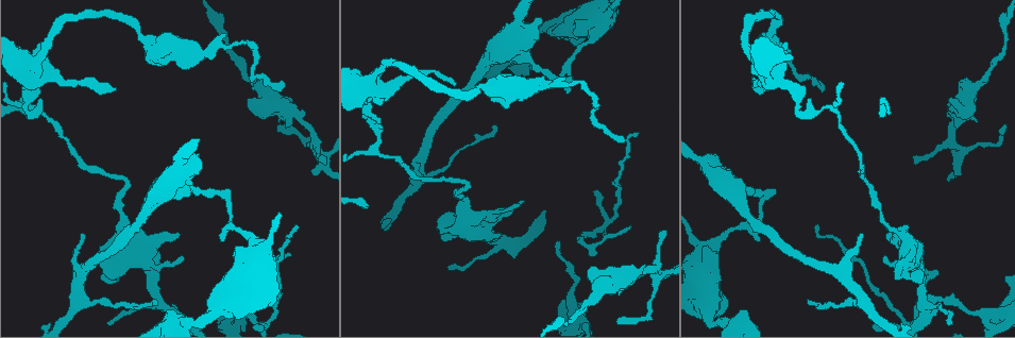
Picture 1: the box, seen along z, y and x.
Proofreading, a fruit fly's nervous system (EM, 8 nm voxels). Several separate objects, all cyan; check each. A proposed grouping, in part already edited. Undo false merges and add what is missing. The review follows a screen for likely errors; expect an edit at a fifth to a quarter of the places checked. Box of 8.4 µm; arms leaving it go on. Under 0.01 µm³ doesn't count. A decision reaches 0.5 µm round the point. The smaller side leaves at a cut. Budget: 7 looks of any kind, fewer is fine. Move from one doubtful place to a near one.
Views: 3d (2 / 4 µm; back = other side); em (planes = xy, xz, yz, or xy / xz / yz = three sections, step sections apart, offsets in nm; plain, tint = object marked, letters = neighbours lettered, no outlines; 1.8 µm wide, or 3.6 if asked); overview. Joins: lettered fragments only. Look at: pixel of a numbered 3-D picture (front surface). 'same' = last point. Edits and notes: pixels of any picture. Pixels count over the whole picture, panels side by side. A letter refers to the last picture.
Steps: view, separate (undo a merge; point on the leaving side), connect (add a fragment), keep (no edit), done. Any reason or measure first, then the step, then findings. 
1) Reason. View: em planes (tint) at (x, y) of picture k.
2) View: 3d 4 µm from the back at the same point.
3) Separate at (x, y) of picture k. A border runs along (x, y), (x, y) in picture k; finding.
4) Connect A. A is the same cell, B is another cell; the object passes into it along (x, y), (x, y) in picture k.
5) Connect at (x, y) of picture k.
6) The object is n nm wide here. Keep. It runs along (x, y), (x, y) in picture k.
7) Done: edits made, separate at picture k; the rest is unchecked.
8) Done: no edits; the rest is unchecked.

Sharp bend. View: 3d 2 µm at (372, 78) of picture 1.

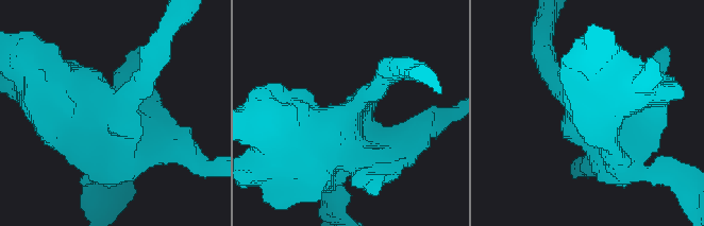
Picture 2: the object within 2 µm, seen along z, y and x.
Shape alone is not enough. View: em planes (plain) at (342, 121) of picture 2.

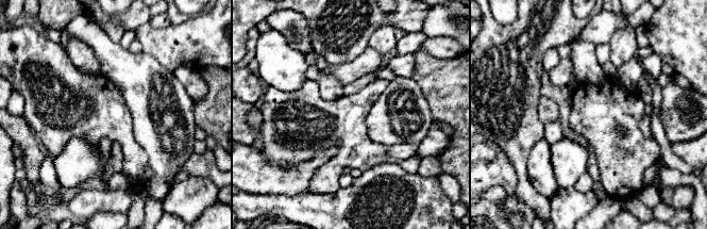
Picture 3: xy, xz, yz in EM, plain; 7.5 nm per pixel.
What lies round it. View: em planes (letters) at the same point.

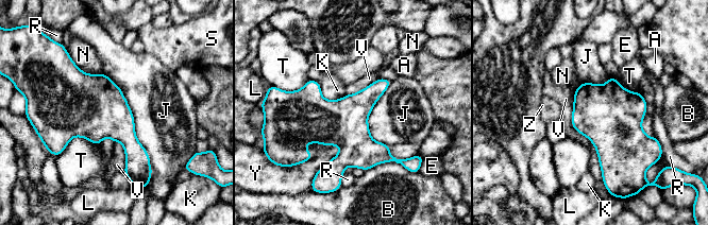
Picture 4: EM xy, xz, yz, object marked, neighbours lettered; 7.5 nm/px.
Keep. A, B, E, J, K, L, N, R, S, T, V, Y and Z are other cells; a border runs along (103, 72), (128, 103), (151, 177) in picture 4; continuous, no second neuron.

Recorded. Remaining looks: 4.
Thick turns thin. View: em xz step 4 (letters) at (545, 82) of picture 1.

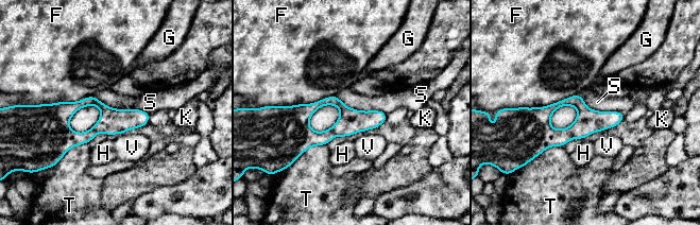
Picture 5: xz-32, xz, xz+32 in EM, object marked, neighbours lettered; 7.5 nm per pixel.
Another direction. View: em planes (letters) at the same point.

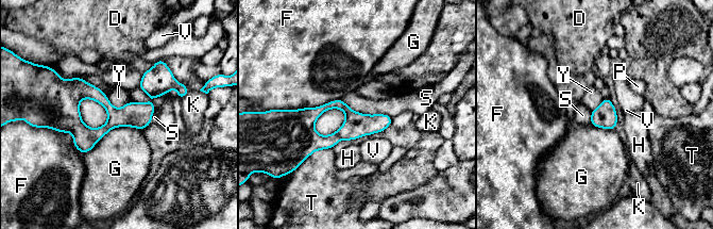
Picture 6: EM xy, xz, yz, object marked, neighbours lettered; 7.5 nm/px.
Keep. D, F, G, H, K, P, S, T, V and Y are other cells; a border runs along (341, 99), (355, 111), (391, 117) in picture 6; continuous, no second neuron.

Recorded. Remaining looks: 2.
Branch point. View: em planes (letters) at (528, 60) of picture 1.

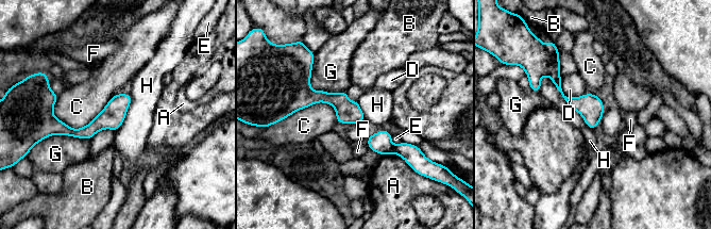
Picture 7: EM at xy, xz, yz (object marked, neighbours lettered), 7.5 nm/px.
Separate at (381, 142) of picture 7. A, B, C, D, E, F, G and H are other cells; a border runs along (393, 146), (394, 152) in picture 7; a second neuron is stuck on.

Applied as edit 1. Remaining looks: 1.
Done: edits made, separate at picture 7; the rest is unchecked.

